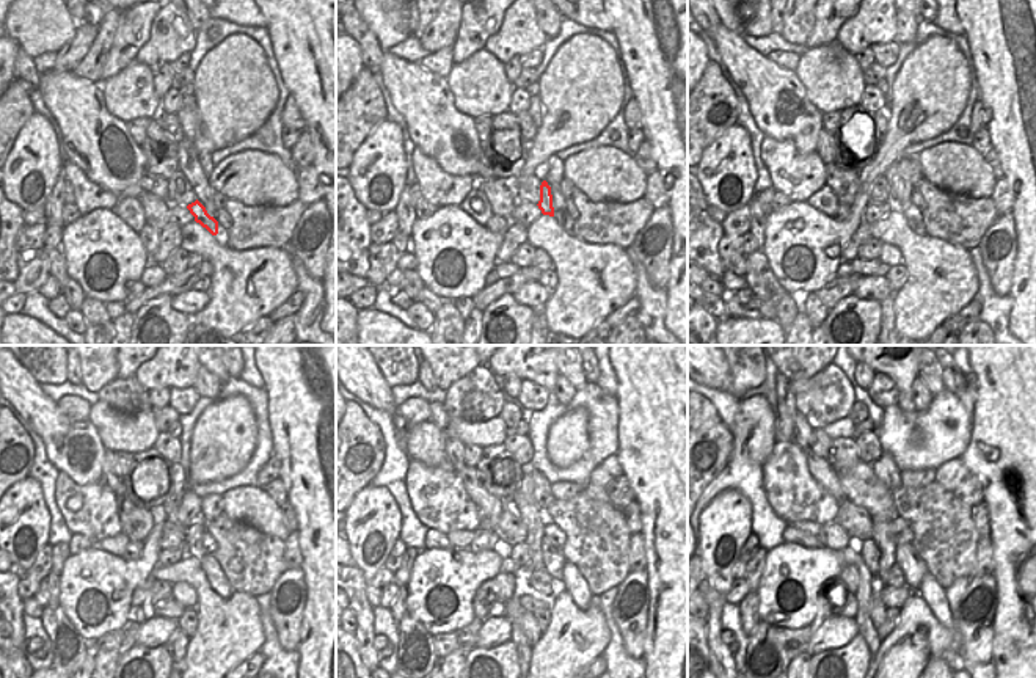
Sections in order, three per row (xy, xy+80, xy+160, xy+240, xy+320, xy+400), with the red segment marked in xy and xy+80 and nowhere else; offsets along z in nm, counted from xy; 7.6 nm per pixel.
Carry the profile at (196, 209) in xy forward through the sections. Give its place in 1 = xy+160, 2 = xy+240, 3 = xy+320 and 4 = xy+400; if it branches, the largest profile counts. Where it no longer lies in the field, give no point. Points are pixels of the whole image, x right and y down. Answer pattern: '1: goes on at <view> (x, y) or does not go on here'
1: goes on at xy+160 (893, 201)
2: goes on at xy+240 (189, 510)
3: goes on at xy+320 (542, 488)
4: goes on at xy+400 (884, 468)

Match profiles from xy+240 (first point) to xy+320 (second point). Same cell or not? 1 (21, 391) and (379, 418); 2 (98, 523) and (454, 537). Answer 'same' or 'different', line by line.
1: different
2: different

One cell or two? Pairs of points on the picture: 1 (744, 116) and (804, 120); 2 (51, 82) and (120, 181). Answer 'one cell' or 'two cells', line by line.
1: two cells
2: one cell

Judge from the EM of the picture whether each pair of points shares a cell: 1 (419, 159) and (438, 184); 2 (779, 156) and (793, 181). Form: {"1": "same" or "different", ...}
{"1": "same", "2": "same"}

